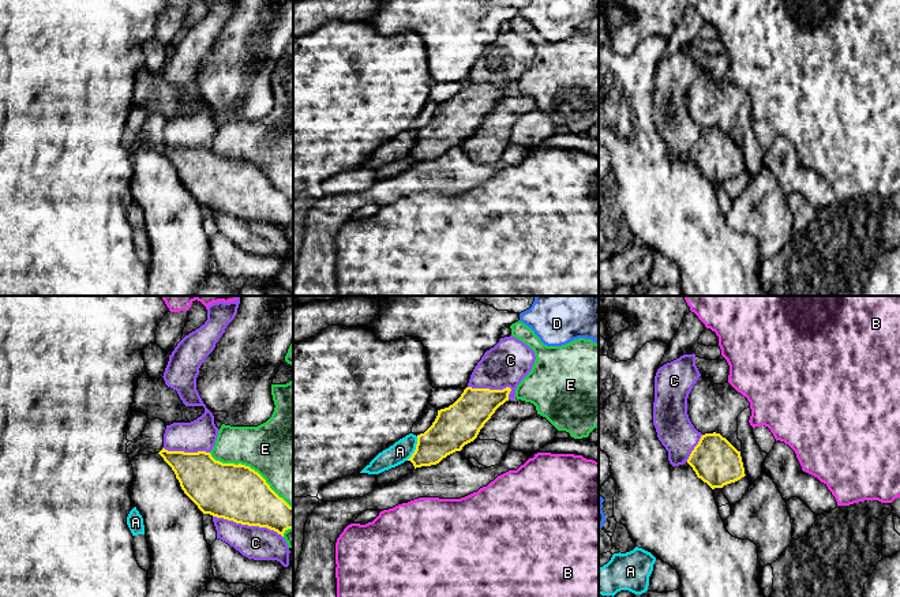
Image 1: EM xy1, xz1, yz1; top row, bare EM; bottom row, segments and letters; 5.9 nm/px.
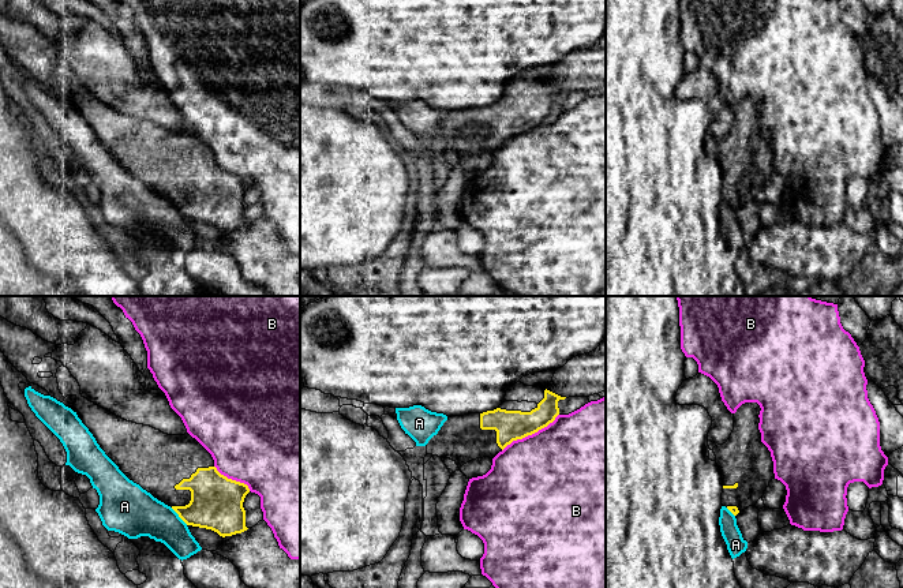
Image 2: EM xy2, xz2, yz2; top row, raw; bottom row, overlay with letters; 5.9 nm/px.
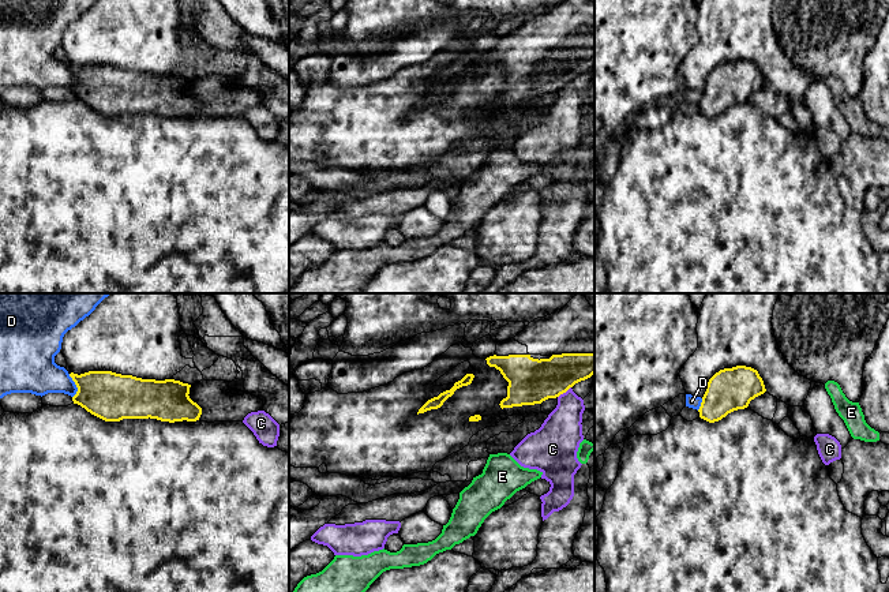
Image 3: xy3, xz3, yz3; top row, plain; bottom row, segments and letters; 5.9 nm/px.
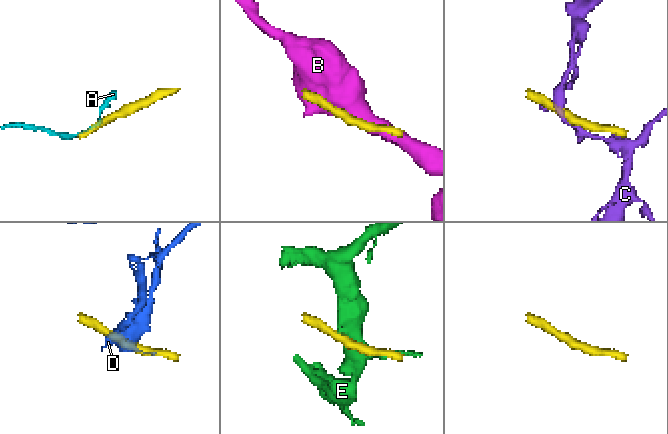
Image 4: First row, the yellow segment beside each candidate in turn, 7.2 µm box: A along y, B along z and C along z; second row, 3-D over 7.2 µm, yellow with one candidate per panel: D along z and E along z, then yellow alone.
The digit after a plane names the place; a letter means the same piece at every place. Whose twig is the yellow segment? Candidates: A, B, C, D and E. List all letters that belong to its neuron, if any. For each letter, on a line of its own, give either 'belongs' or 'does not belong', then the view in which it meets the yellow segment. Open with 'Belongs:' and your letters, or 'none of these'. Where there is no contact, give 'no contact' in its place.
Belongs: none of these
A: does not belong | xz1
B: does not belong | xz2
C: does not belong | xy1
D: does not belong | xy3
E: does not belong | xy1

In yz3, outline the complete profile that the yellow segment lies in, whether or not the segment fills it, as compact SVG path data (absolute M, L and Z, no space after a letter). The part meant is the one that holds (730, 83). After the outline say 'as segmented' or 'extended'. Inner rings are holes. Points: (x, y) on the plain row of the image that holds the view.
M736 60L716 67L708 76L698 104L699 112L714 117L728 108L744 104L750 95L766 86L758 65Z | as segmented

